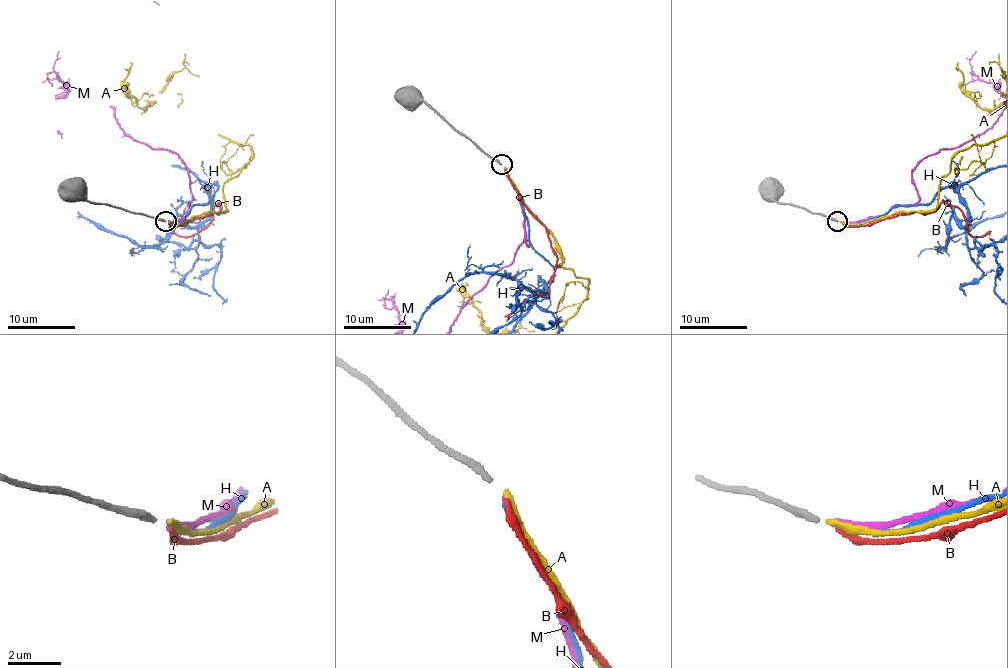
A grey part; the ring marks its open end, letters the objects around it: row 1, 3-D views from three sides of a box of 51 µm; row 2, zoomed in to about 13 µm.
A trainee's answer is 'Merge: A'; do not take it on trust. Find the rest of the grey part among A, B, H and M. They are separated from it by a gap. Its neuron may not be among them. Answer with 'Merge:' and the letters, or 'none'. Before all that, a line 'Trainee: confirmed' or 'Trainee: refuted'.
Trainee: confirmed
Merge: A

